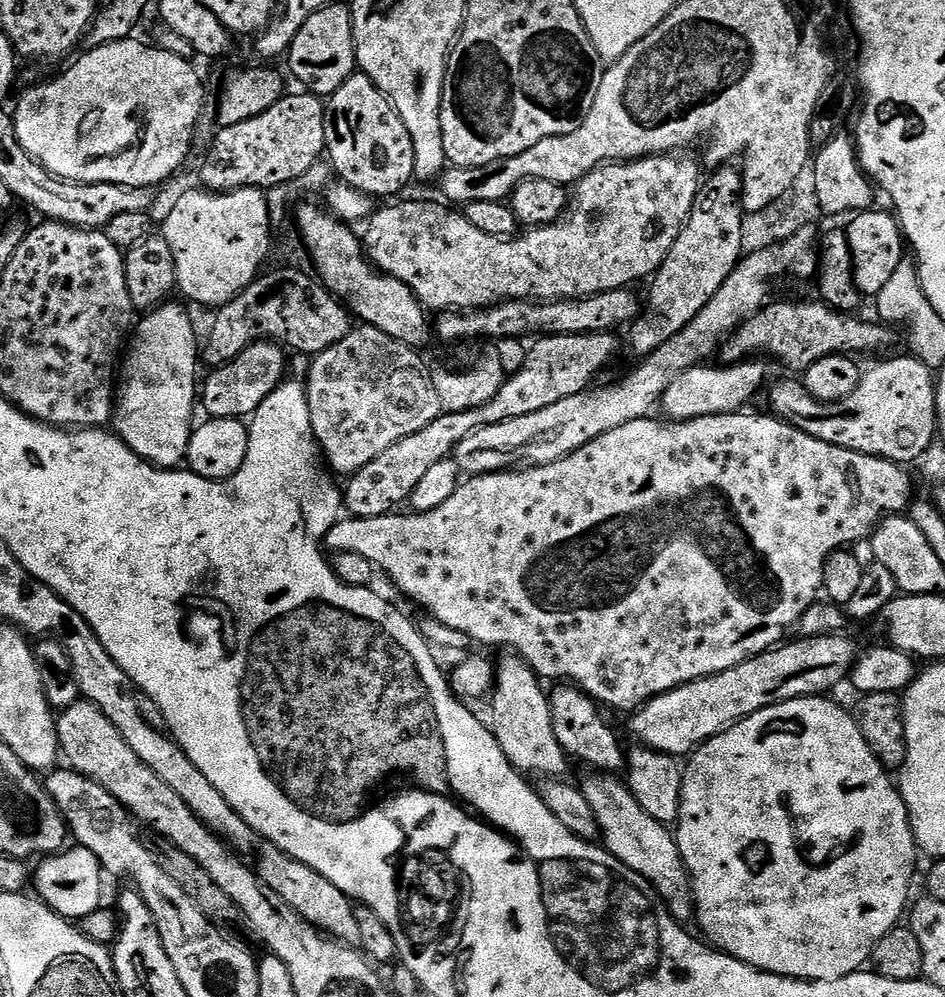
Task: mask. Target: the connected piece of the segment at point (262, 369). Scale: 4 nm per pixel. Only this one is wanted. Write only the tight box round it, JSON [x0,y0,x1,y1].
[202,340,288,420]

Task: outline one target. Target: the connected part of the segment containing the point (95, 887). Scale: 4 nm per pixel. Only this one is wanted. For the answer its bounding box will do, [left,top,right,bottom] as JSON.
[34,846,106,922]

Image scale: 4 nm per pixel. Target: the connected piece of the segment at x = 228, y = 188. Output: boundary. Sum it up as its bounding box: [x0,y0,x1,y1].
[200,94,328,192]

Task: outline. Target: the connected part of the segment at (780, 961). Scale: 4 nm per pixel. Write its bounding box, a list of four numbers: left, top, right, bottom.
[674,695,918,980]

